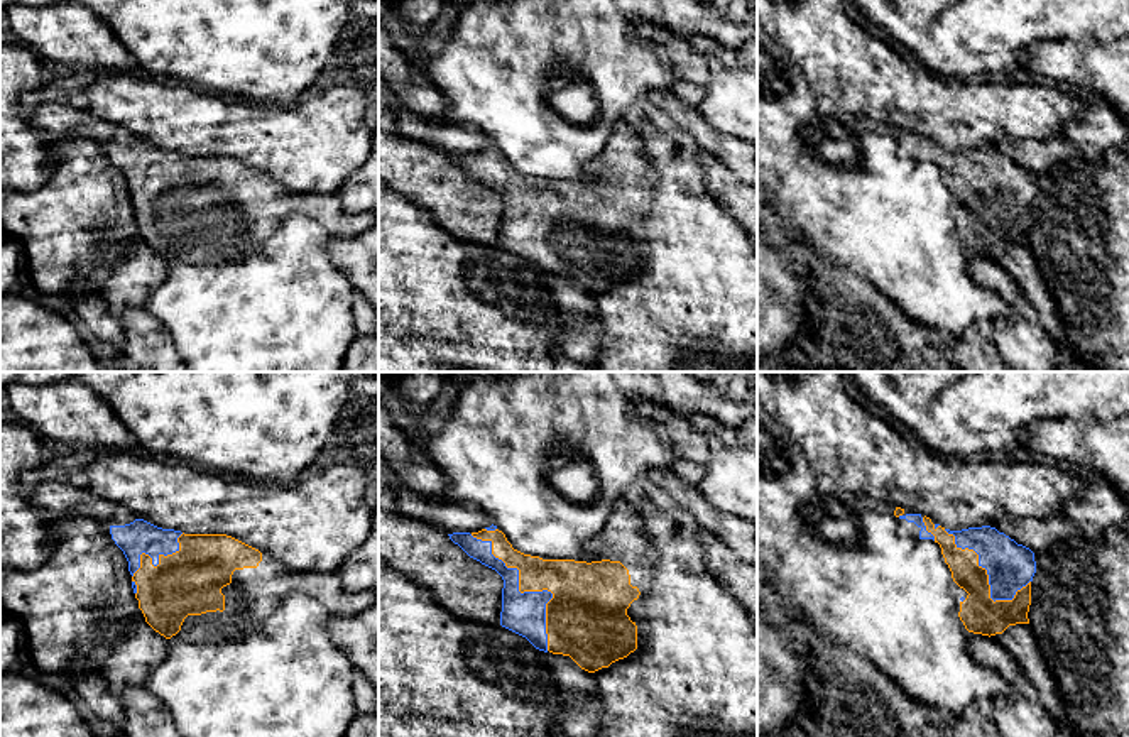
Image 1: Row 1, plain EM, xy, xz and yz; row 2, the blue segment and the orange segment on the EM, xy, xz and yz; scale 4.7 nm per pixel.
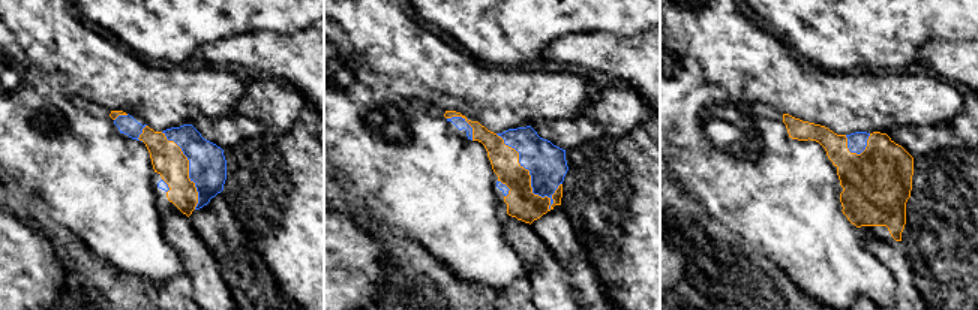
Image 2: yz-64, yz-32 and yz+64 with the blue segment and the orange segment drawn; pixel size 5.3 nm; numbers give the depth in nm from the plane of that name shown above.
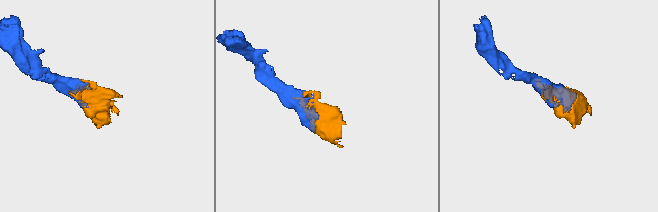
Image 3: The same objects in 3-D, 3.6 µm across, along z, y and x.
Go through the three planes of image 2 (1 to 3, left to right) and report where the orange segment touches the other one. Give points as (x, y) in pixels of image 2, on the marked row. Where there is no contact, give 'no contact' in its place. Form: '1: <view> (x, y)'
1: yz-64 (189, 169)
2: yz-32 (530, 174)
3: yz+64 (863, 150)

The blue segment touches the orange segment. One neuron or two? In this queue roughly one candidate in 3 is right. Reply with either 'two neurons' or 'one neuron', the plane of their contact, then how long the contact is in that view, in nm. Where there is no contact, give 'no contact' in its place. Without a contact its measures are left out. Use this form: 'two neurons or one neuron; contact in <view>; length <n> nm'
one neuron; contact in xz; length 650 nm

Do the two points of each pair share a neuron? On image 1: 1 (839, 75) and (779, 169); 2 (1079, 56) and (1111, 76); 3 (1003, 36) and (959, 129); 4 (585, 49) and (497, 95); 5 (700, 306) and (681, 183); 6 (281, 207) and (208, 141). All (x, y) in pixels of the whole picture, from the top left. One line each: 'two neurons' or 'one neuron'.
1: two neurons
2: one neuron
3: two neurons
4: one neuron
5: one neuron
6: two neurons

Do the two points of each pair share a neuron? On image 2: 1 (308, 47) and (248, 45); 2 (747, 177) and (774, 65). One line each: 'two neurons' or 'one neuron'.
1: one neuron
2: two neurons

